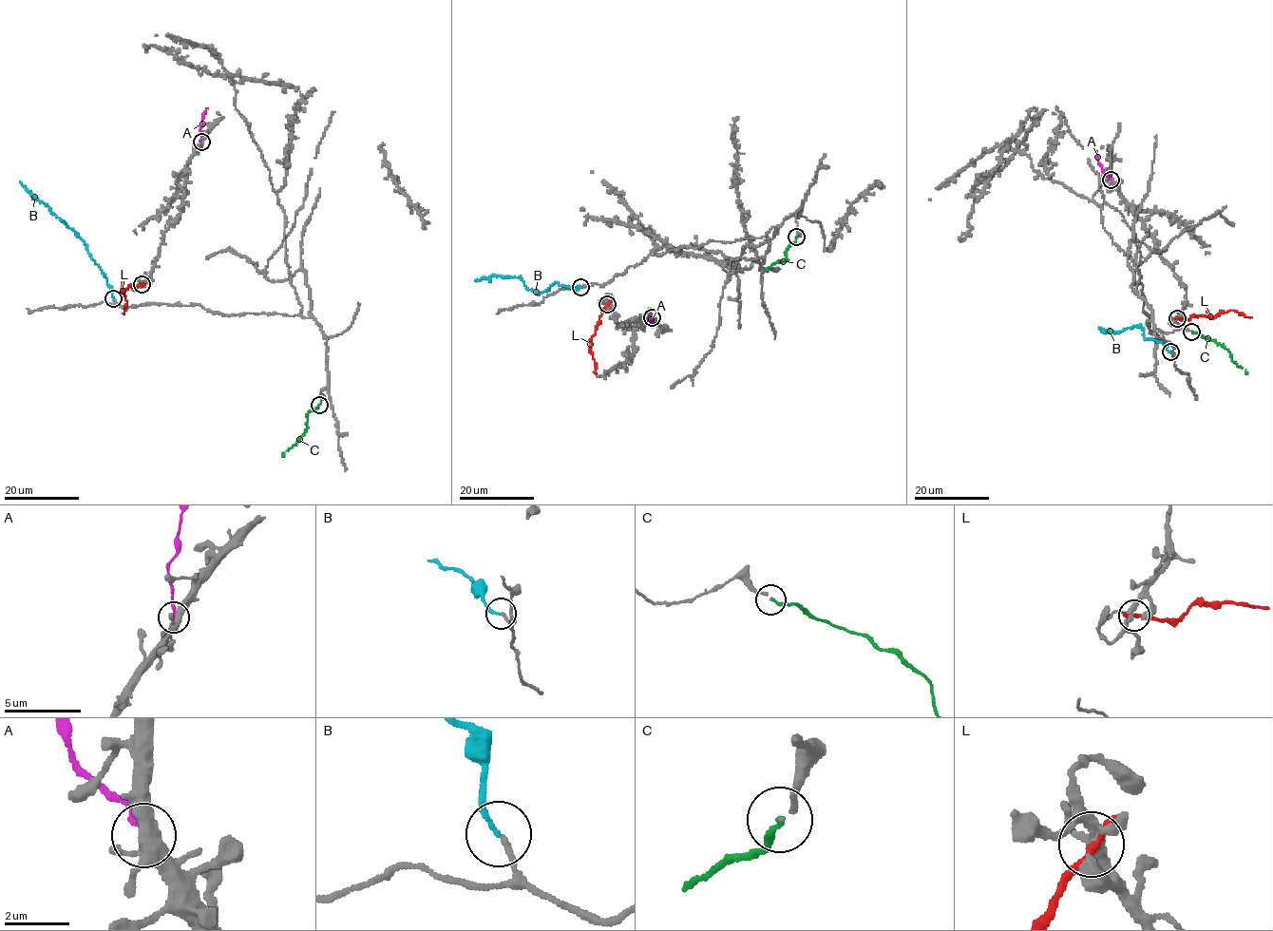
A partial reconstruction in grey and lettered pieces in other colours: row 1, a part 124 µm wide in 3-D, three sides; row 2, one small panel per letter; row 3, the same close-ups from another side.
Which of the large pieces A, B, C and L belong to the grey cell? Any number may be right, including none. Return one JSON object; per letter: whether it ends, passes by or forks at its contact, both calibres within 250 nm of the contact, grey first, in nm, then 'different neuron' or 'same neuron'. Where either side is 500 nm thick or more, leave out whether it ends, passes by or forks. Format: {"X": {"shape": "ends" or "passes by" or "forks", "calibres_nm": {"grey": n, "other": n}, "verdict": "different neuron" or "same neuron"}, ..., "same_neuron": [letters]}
{"A": {"shape": "ends", "calibres_nm": {"grey": 420, "other": 240}, "verdict": "different neuron"}, "B": {"shape": "ends", "calibres_nm": {"grey": 150, "other": 140}, "verdict": "same neuron"}, "C": {"shape": "ends", "calibres_nm": {"grey": 140, "other": 170}, "verdict": "same neuron"}, "L": {"shape": "ends", "calibres_nm": {"grey": 320, "other": 240}, "verdict": "different neuron"}, "same_neuron": ["B", "C"]}

